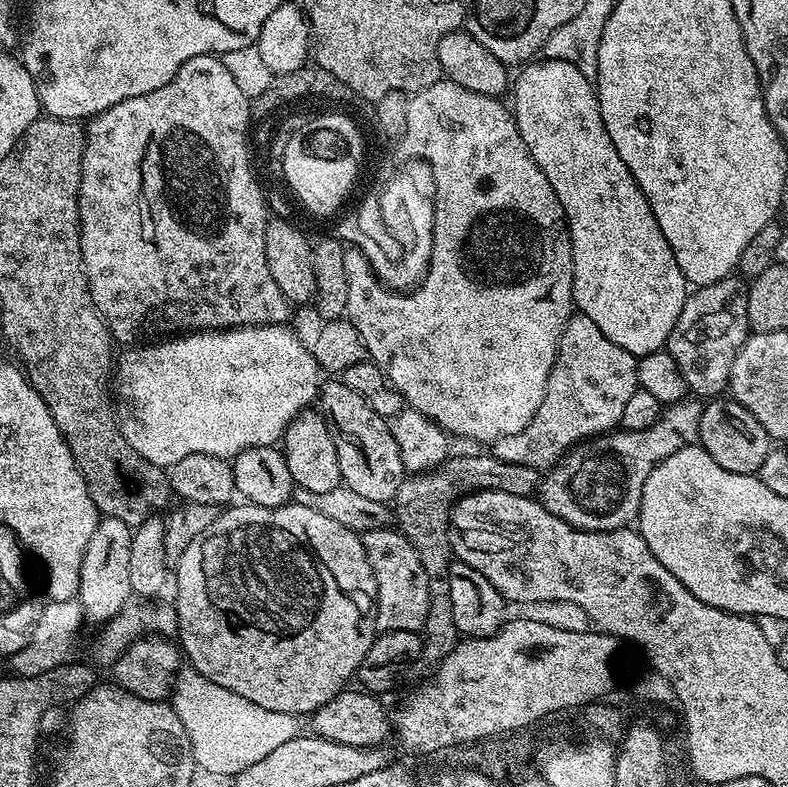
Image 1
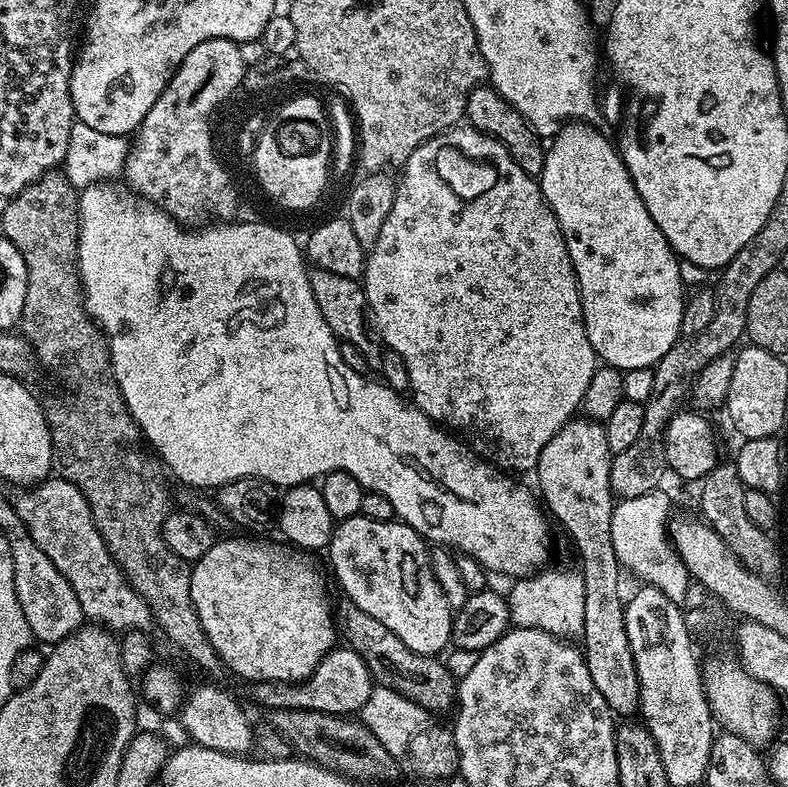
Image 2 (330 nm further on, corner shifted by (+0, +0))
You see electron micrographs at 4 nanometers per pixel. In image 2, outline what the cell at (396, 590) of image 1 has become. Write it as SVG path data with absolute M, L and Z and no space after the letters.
M361 515L351 516L333 527L332 541L328 544L326 555L332 563L332 572L336 575L341 590L348 595L347 603L358 606L358 610L366 610L366 614L370 614L370 618L375 618L377 622L382 622L386 630L398 634L398 638L402 638L402 642L406 642L414 654L439 657L440 651L449 647L454 610L446 602L446 594L442 594L442 586L438 586L432 573L429 545L409 524L396 518L378 522Z

